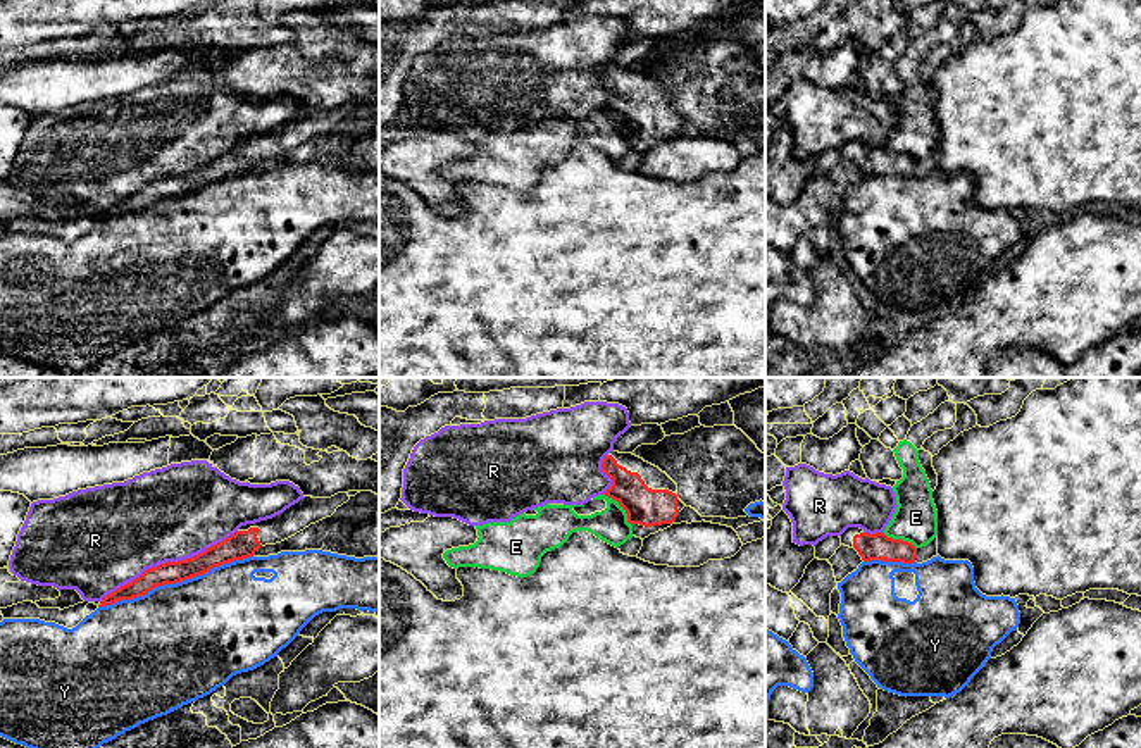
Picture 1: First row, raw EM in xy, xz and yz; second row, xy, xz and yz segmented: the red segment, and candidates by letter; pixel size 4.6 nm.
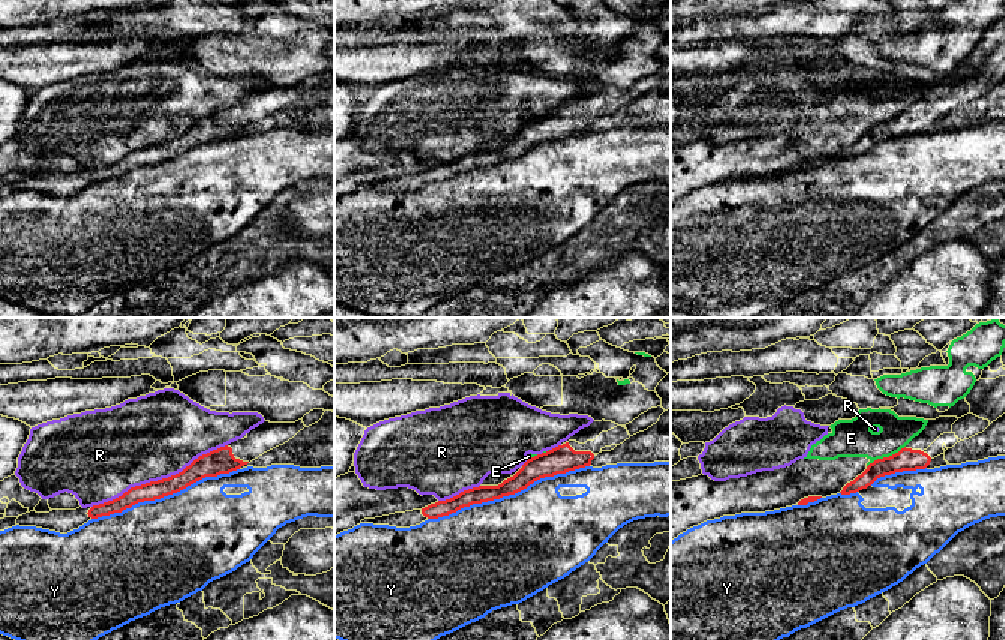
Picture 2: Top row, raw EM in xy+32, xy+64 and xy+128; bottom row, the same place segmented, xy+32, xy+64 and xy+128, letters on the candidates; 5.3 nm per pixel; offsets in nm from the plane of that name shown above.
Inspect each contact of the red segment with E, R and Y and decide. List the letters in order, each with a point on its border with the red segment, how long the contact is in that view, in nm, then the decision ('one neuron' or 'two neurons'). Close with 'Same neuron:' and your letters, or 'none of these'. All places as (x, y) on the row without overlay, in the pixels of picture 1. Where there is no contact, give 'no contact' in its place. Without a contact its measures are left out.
E: xz (623, 121) | 200 nm | two neurons
R: xy (168, 176) | 700 nm | two neurons
Y: xy (174, 197) | 750 nm | two neurons
Same neuron: none of these

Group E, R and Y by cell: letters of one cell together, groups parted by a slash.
E / R / Y

